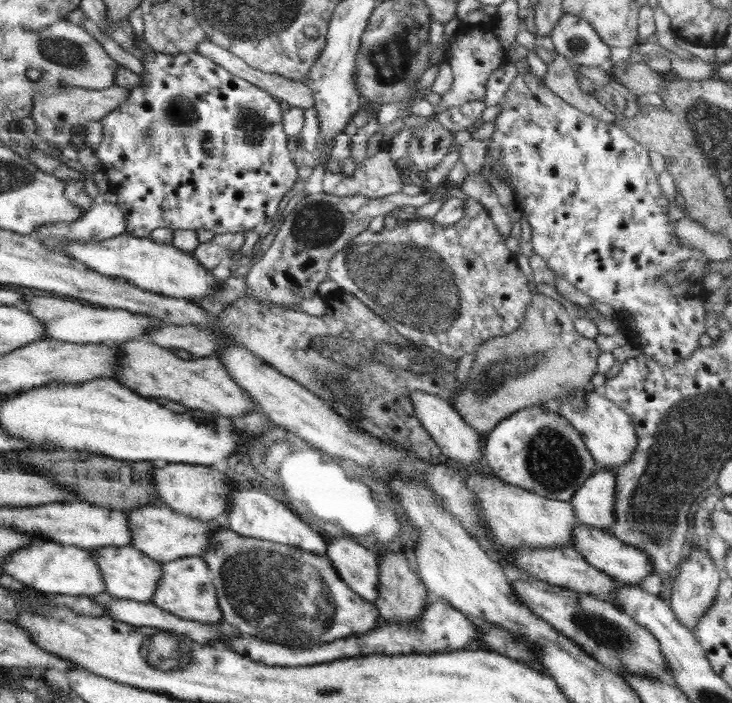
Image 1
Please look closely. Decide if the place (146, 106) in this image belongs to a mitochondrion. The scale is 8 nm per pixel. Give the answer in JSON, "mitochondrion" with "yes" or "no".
{"mitochondrion":"no"}

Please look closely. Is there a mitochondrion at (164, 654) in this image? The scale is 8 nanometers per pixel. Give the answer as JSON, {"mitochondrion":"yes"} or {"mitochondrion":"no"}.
{"mitochondrion":"yes"}

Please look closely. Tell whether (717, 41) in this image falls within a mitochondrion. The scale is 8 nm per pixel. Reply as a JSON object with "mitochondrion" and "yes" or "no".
{"mitochondrion":"no"}

